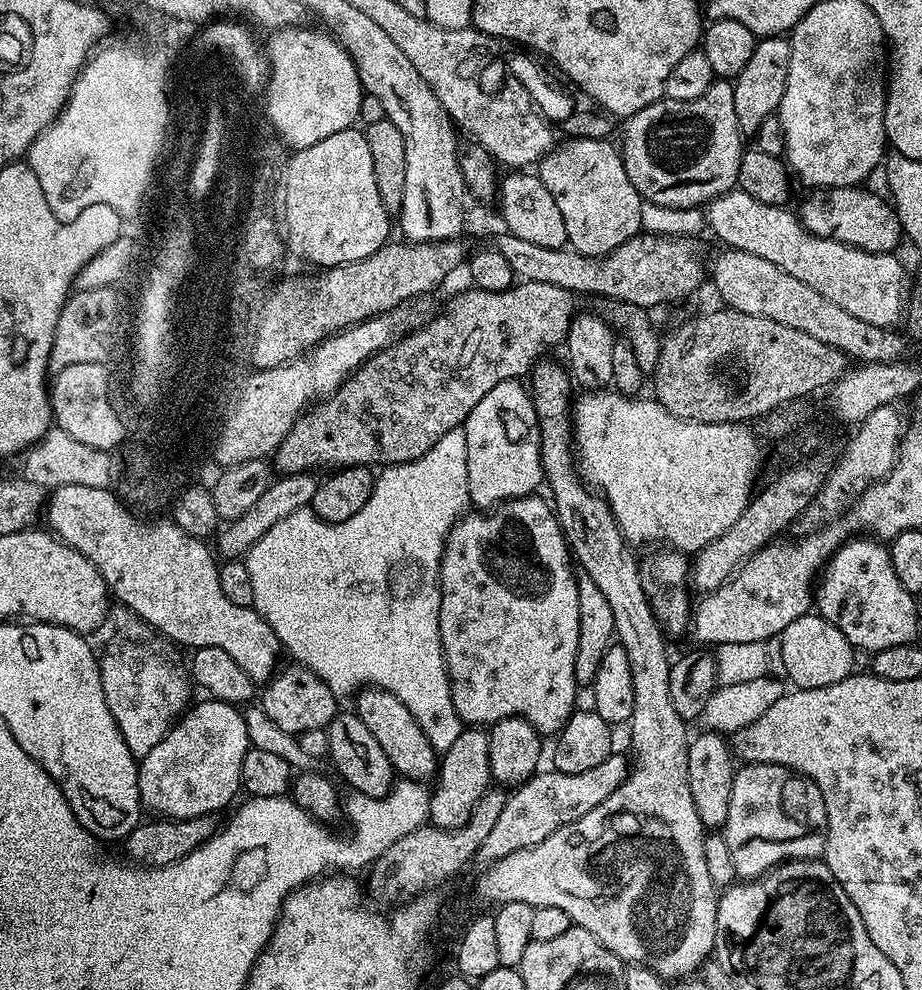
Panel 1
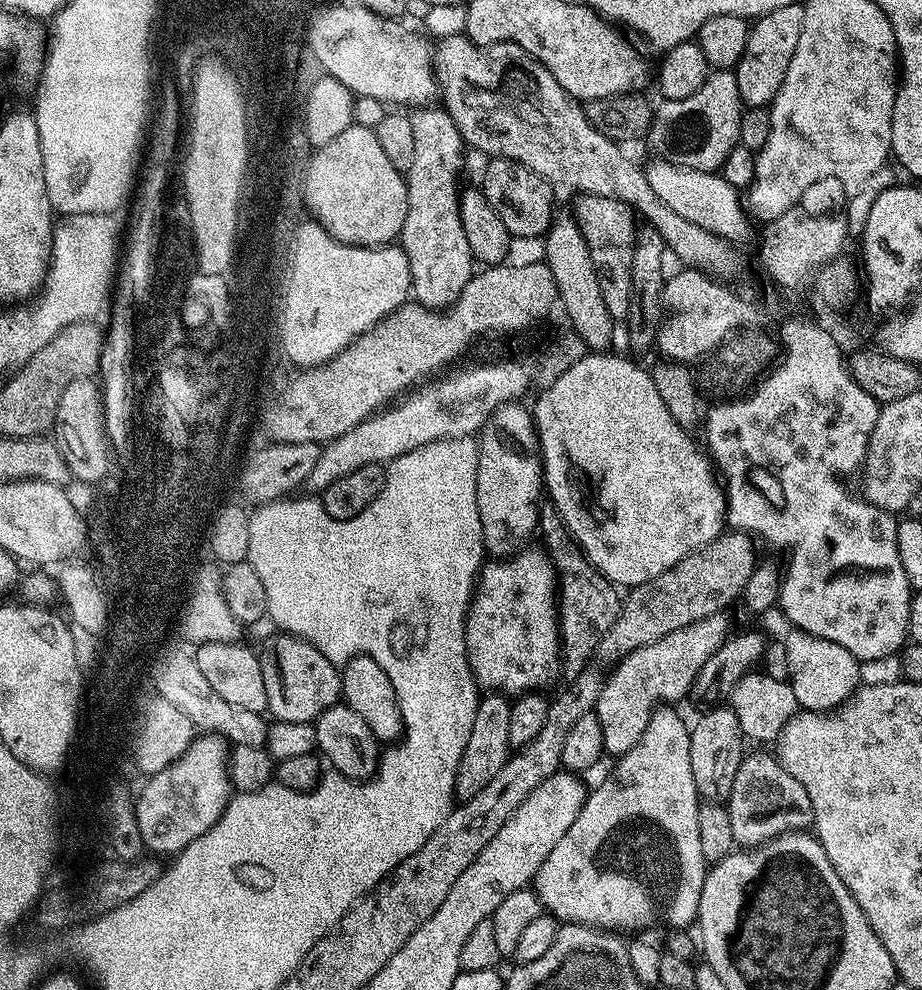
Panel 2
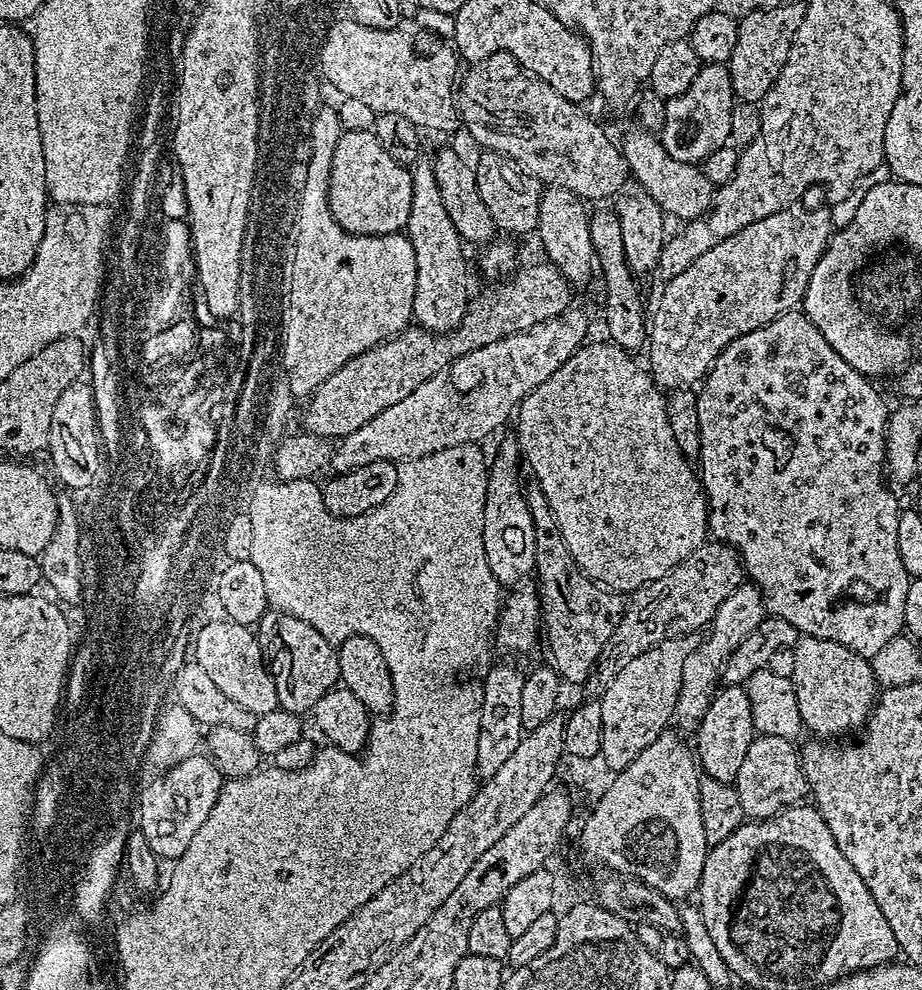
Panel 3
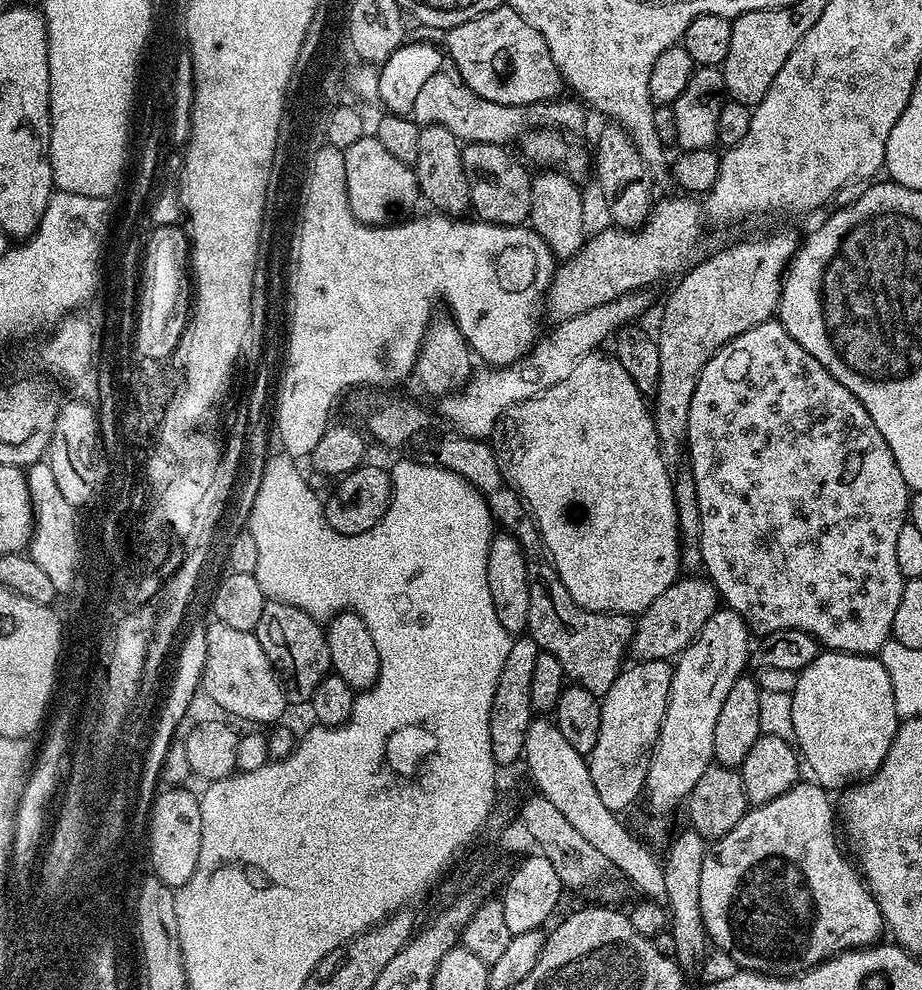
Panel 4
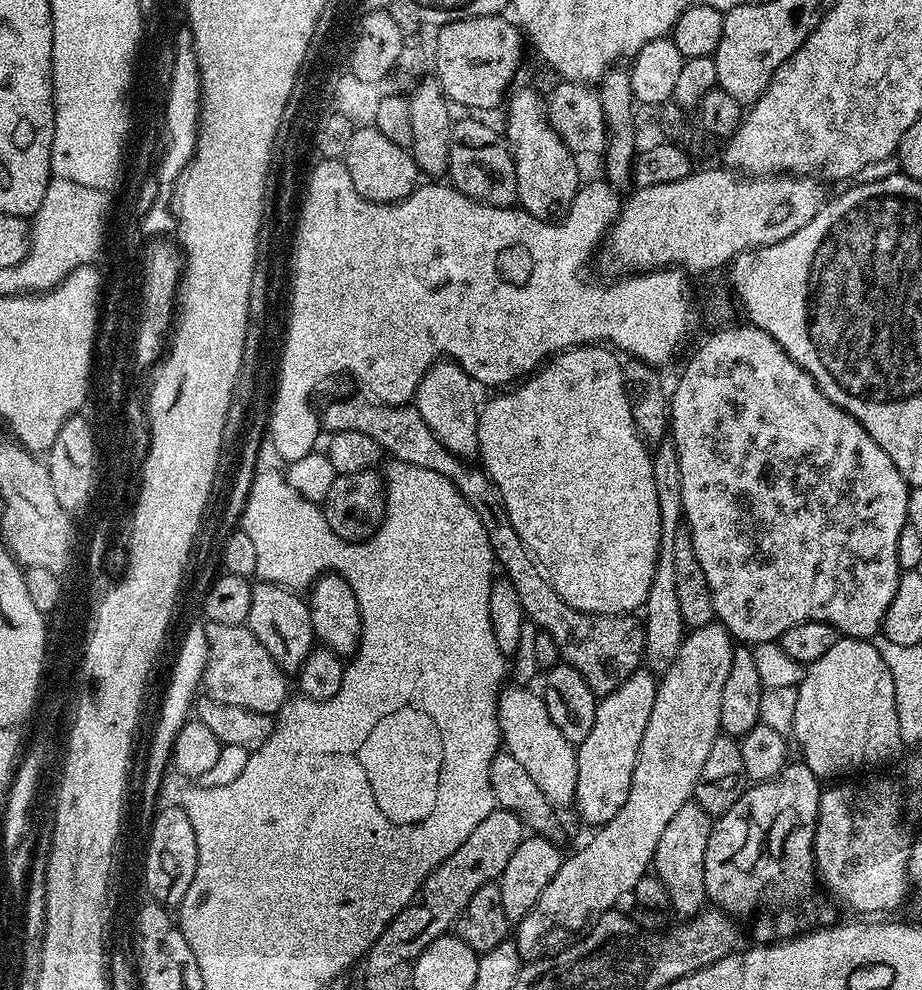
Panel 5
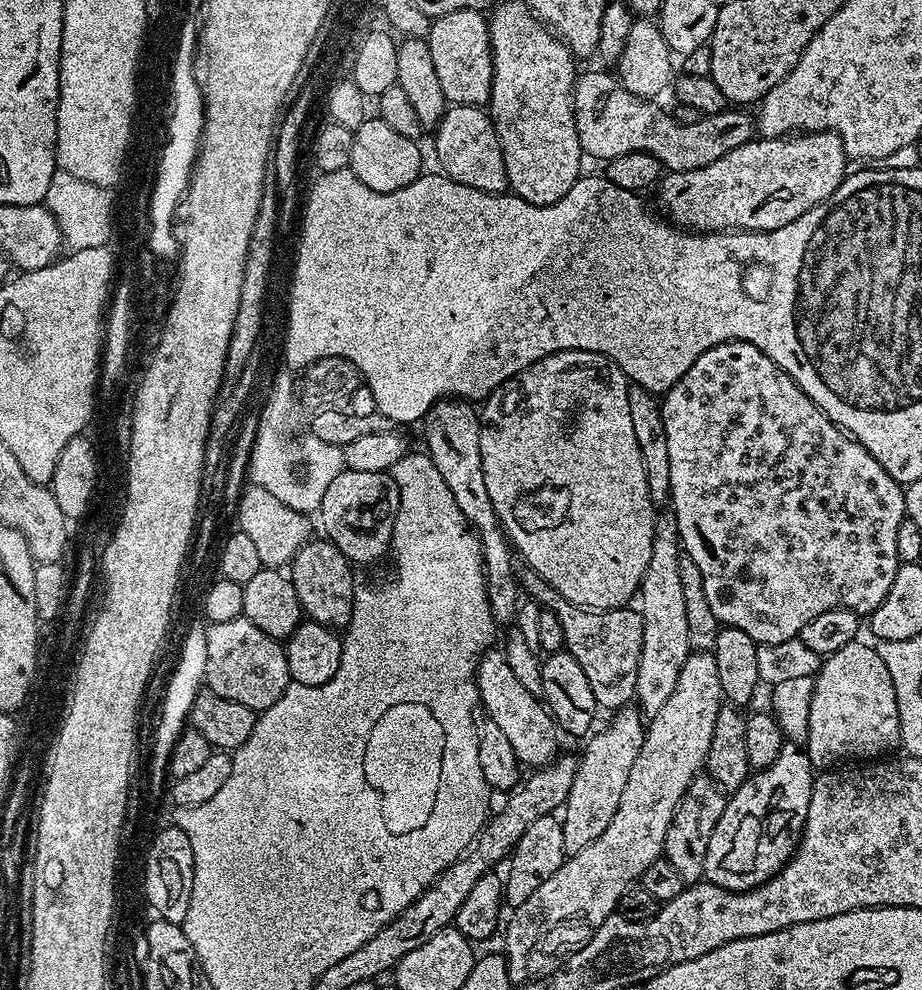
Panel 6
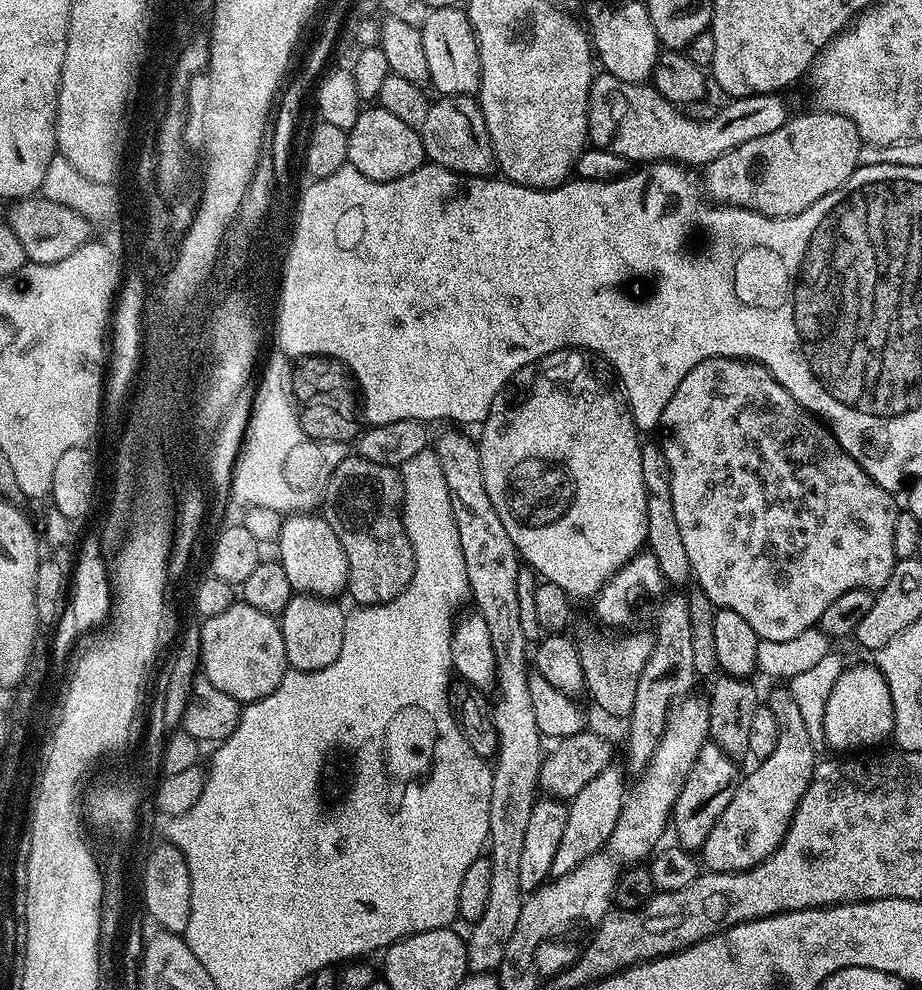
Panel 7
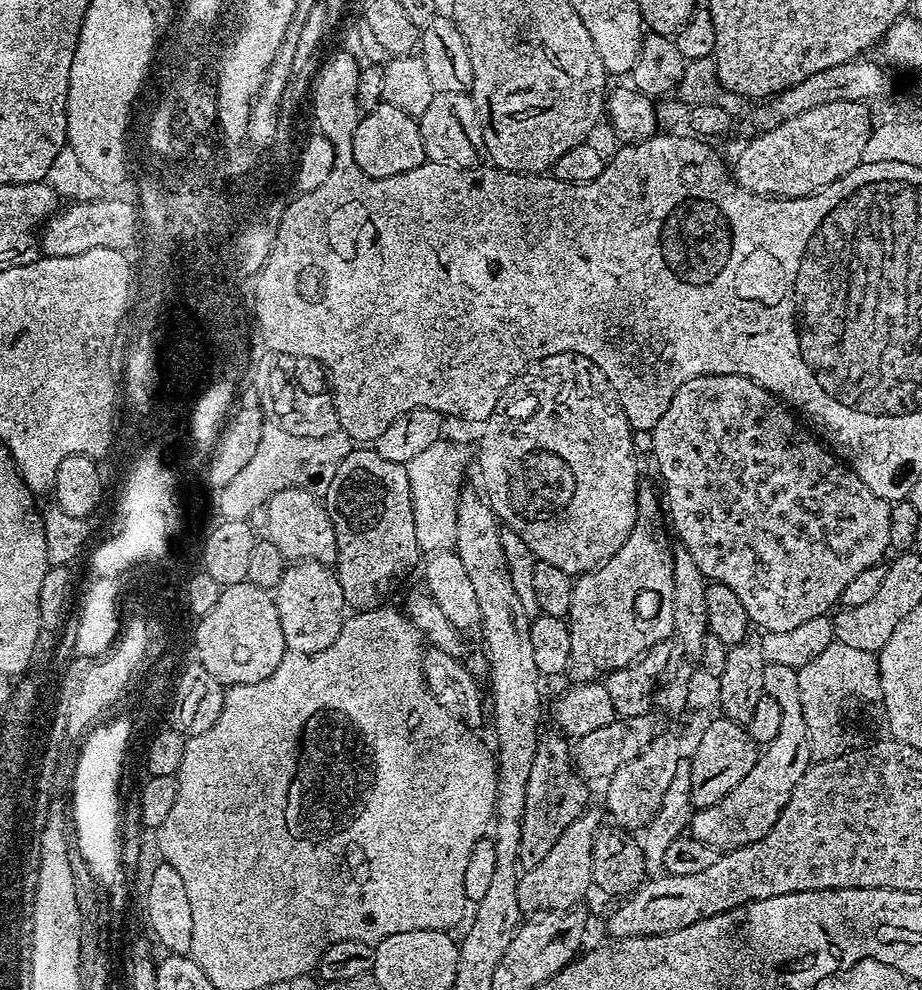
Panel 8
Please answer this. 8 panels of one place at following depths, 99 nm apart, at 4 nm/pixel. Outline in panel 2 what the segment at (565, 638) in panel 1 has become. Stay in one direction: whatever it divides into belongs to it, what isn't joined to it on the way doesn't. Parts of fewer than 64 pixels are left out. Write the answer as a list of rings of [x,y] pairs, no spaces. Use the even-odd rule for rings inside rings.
[[[537,548],[517,556],[489,559],[478,572],[463,619],[464,653],[477,689],[485,693],[517,698],[539,693],[544,690],[540,688],[561,679],[556,569],[547,551]]]

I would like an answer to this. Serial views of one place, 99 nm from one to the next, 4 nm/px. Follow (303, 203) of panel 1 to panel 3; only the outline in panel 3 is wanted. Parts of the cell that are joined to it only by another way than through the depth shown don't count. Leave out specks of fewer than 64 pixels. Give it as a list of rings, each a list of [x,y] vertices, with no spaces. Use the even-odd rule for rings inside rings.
[[[344,132],[335,149],[331,151],[332,167],[327,169],[330,176],[328,205],[332,216],[347,232],[354,236],[390,236],[400,234],[408,227],[410,202],[412,201],[412,174],[405,165],[394,159],[391,151],[371,132]]]

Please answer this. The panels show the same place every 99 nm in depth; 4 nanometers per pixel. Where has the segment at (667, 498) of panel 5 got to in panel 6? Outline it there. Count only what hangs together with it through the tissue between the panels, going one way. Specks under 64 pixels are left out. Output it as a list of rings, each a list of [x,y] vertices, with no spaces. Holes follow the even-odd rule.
[[[664,510],[657,515],[650,566],[640,583],[638,611],[642,618],[642,658],[638,658],[638,682],[635,703],[645,717],[656,716],[674,691],[682,666],[690,655],[687,640],[685,594],[678,564],[682,555],[676,515]]]

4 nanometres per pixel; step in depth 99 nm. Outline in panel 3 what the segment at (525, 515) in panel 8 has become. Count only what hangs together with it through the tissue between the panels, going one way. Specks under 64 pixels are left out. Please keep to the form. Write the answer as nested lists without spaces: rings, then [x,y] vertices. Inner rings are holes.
[[[593,342],[585,343],[584,347],[580,348],[568,361],[554,374],[550,374],[550,378],[546,378],[546,382],[542,382],[542,386],[535,388],[533,392],[528,395],[528,397],[523,400],[520,404],[518,411],[514,416],[514,424],[516,420],[516,433],[514,433],[515,439],[520,445],[520,450],[523,459],[532,467],[532,472],[536,475],[535,483],[542,490],[542,494],[546,498],[546,502],[550,502],[550,510],[554,514],[554,518],[558,522],[558,526],[562,530],[562,538],[566,542],[566,546],[570,550],[570,554],[574,558],[574,562],[580,567],[582,571],[588,575],[589,578],[596,581],[597,584],[617,593],[617,594],[631,594],[637,592],[639,588],[645,588],[650,582],[654,582],[658,578],[662,578],[670,570],[674,570],[674,566],[678,566],[682,561],[684,561],[687,556],[694,550],[698,550],[701,544],[705,543],[706,537],[709,535],[708,531],[708,498],[704,495],[703,487],[700,483],[700,477],[698,475],[697,469],[692,468],[688,465],[688,460],[684,457],[684,452],[680,449],[680,444],[676,441],[676,432],[672,429],[672,424],[668,421],[668,408],[664,405],[665,393],[661,389],[657,388],[654,381],[652,381],[651,375],[647,371],[644,372],[631,360],[633,358],[627,351],[623,348],[616,347],[615,344],[611,342],[604,342],[604,344],[592,344]]]

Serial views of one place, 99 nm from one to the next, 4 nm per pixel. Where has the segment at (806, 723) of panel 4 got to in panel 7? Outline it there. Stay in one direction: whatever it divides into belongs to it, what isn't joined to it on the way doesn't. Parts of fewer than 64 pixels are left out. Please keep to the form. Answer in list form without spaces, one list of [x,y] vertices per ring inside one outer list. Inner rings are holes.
[[[868,664],[845,667],[838,682],[834,682],[834,690],[830,690],[830,698],[826,702],[824,744],[837,748],[840,754],[847,753],[844,752],[847,748],[871,749],[883,745],[880,743],[892,736],[894,702],[890,698],[890,686],[879,668]]]

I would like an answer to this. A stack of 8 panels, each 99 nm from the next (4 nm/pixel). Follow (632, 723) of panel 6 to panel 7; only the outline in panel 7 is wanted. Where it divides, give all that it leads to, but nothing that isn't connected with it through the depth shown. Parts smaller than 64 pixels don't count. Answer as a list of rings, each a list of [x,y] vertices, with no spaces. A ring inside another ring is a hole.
[[[616,766],[603,768],[598,778],[586,782],[582,790],[578,790],[578,794],[571,797],[568,804],[566,831],[562,834],[562,842],[558,842],[558,854],[554,854],[553,877],[572,872],[582,862],[586,862],[586,858],[593,856],[608,843],[608,838],[618,822],[618,814],[624,805],[626,795],[625,773],[621,772]]]

